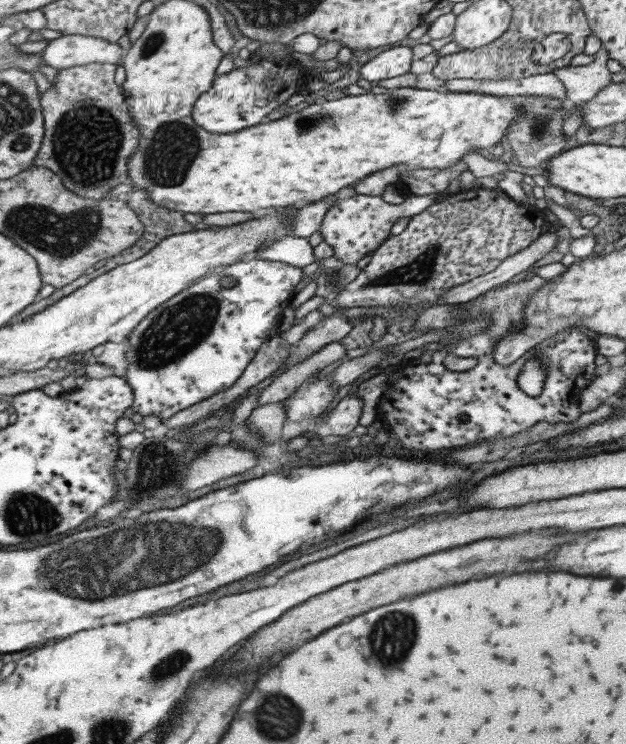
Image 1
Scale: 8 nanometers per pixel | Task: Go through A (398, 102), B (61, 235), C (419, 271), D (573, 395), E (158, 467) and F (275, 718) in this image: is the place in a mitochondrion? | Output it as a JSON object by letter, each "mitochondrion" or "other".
{"A":"mitochondrion","B":"mitochondrion","C":"mitochondrion","D":"other","E":"mitochondrion","F":"mitochondrion"}

